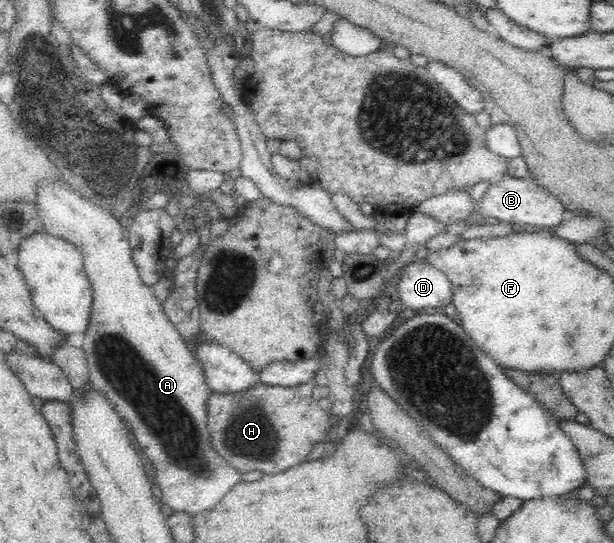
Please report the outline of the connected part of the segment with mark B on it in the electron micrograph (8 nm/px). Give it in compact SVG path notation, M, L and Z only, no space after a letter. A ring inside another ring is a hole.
M505 175L502 180L491 182L483 198L477 202L478 213L490 222L505 222L513 227L525 226L528 229L553 229L560 226L567 216L563 204L545 188L539 186L533 178L513 178Z

